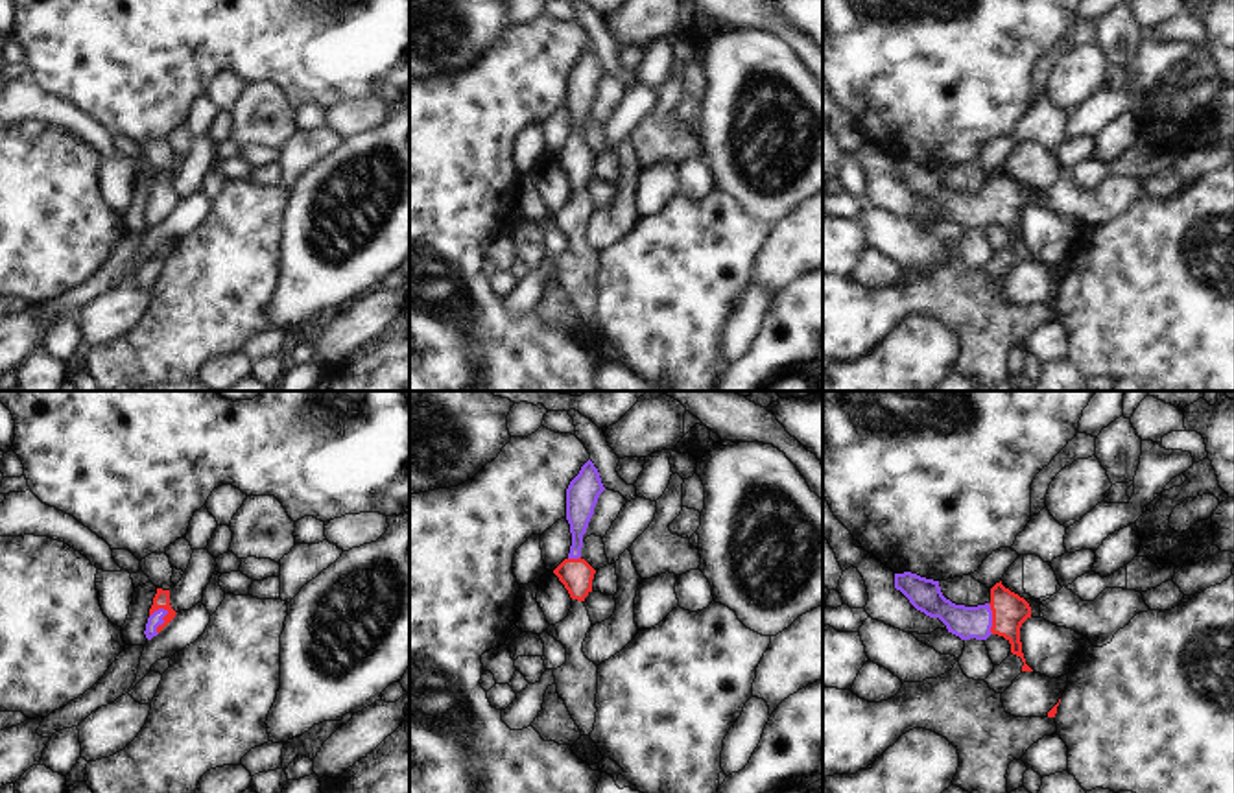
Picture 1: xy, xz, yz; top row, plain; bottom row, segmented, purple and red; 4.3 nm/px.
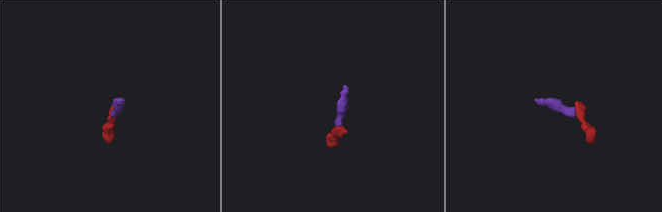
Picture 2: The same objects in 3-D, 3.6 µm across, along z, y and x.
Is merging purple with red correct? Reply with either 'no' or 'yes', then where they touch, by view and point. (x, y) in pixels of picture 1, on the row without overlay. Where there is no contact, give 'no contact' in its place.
yes; contact xy (163, 207)

